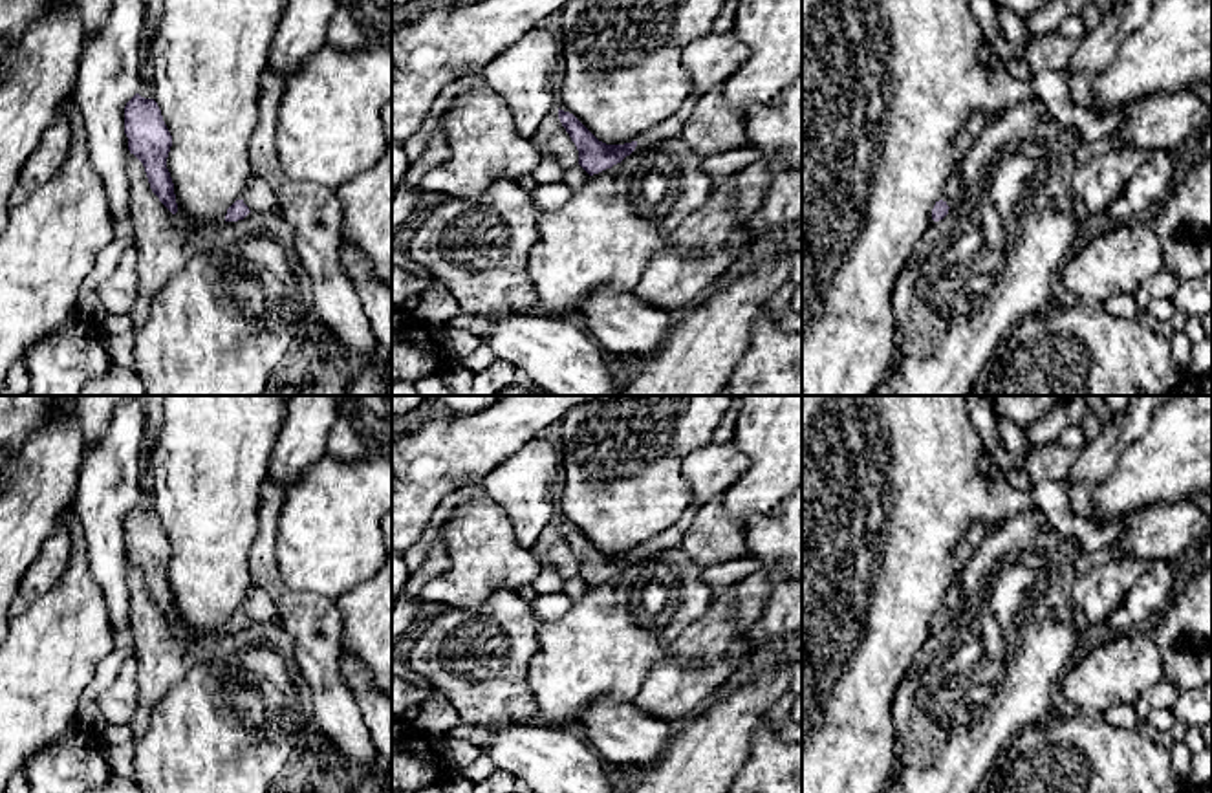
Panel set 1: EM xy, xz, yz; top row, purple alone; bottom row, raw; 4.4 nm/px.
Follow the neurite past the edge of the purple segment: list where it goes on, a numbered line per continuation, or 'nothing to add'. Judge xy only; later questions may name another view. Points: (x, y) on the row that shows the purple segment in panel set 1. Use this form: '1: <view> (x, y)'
1: xy (259, 196)

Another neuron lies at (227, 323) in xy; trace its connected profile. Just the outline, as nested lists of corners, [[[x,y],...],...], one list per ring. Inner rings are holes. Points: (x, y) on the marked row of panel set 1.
[[[249,212],[238,222],[220,222],[205,225],[187,236],[190,256],[187,264],[156,293],[150,308],[150,319],[141,330],[135,330],[132,368],[139,375],[146,396],[264,396],[275,377],[286,370],[297,348],[313,326],[313,291],[311,278],[298,260],[293,247],[293,227],[280,212]]]

